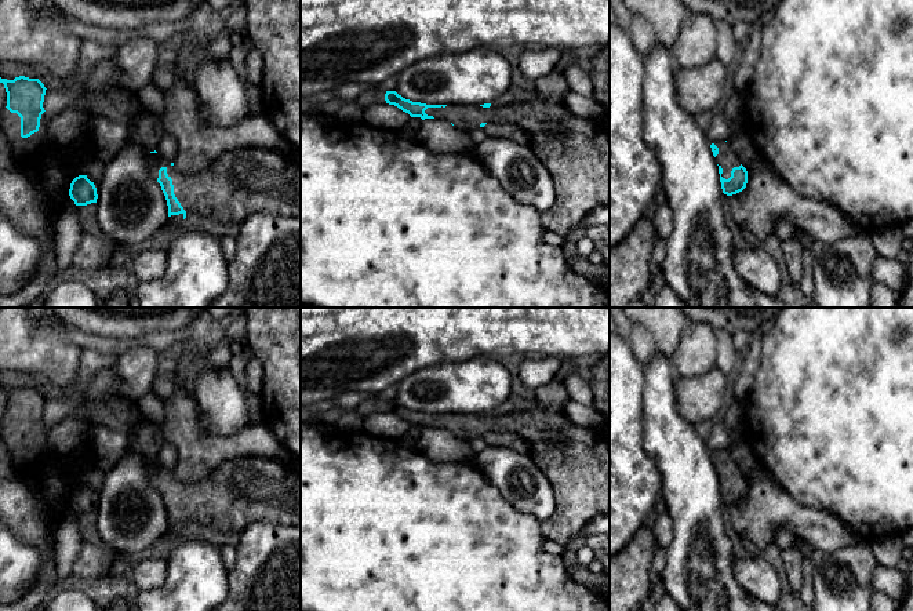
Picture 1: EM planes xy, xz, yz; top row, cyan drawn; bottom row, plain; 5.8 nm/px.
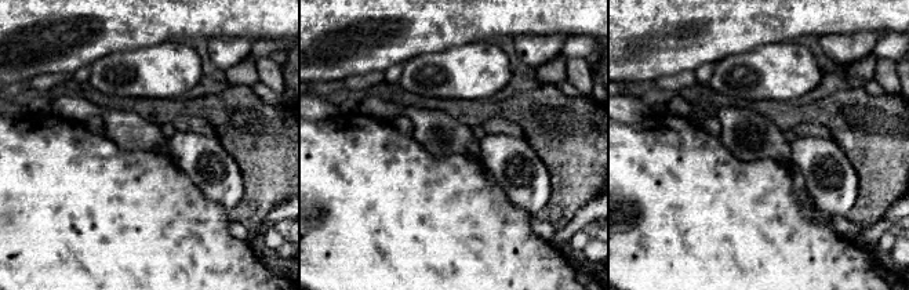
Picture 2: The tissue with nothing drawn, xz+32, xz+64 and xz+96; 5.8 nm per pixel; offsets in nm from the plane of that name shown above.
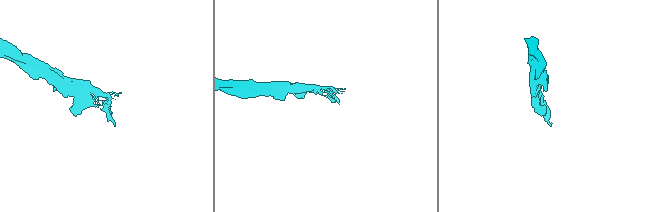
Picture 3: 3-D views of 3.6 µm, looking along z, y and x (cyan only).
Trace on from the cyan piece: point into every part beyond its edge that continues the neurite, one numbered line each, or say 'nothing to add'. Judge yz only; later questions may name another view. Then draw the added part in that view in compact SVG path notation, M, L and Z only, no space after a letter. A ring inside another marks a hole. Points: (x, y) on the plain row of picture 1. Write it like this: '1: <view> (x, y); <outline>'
1: yz (727, 468); M717 450L714 454L719 457L719 463L714 466L716 472L723 477L721 485L728 488L734 476L739 476L741 470L735 461L730 457L728 451Z

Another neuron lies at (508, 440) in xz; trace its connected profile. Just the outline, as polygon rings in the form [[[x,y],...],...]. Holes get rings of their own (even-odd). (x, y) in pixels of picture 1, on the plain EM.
[[[487,432],[483,439],[488,447],[502,447],[516,452],[527,452],[527,443],[514,433]]]

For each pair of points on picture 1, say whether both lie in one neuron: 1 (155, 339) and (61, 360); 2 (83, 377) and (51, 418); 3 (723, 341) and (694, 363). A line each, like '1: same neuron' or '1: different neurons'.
1: different neurons
2: same neuron
3: different neurons

